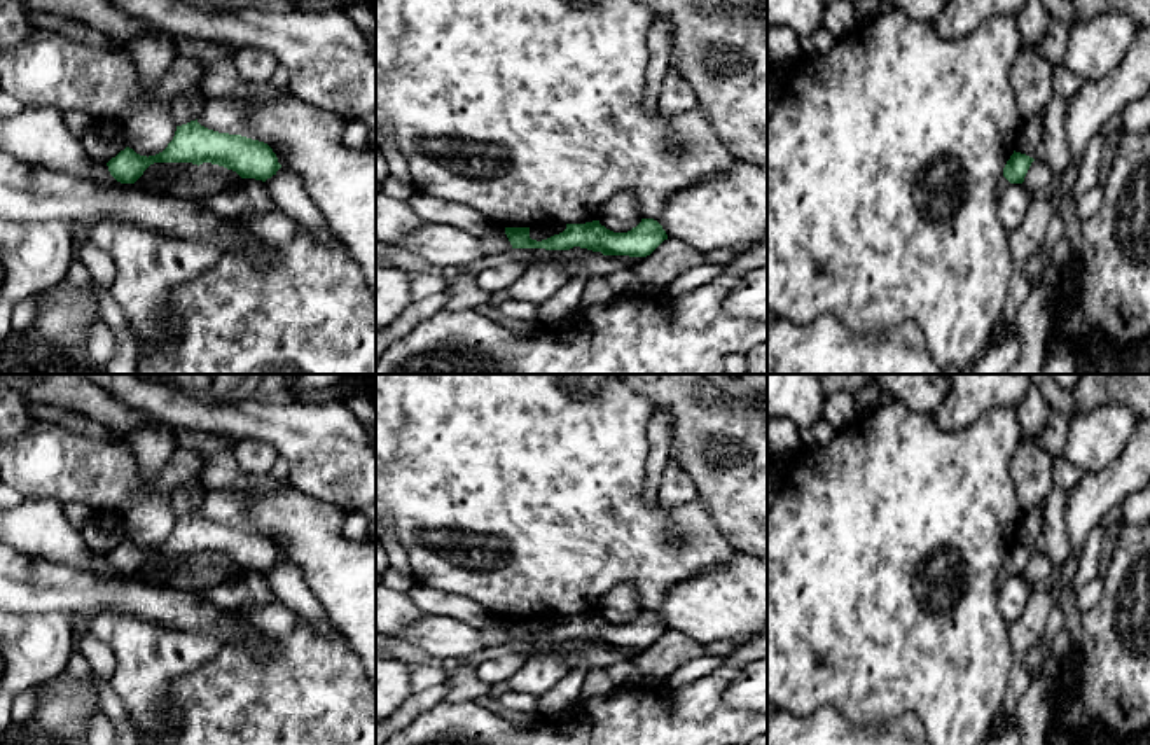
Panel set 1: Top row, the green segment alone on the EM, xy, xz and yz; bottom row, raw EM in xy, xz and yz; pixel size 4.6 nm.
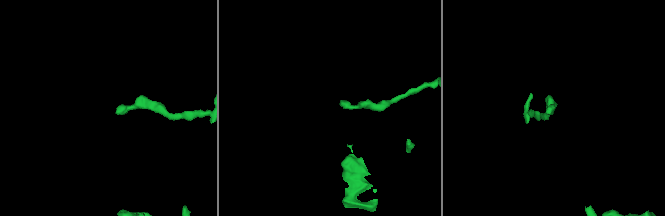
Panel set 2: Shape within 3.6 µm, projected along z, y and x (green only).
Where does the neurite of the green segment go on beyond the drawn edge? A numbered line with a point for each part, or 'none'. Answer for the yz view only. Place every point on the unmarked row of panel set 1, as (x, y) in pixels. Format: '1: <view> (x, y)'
none

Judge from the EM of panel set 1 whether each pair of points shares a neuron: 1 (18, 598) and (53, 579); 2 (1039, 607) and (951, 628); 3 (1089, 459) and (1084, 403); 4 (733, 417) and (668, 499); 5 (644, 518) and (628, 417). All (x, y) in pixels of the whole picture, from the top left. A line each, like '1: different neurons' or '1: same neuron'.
1: same neuron
2: different neurons
3: different neurons
4: different neurons
5: same neuron

